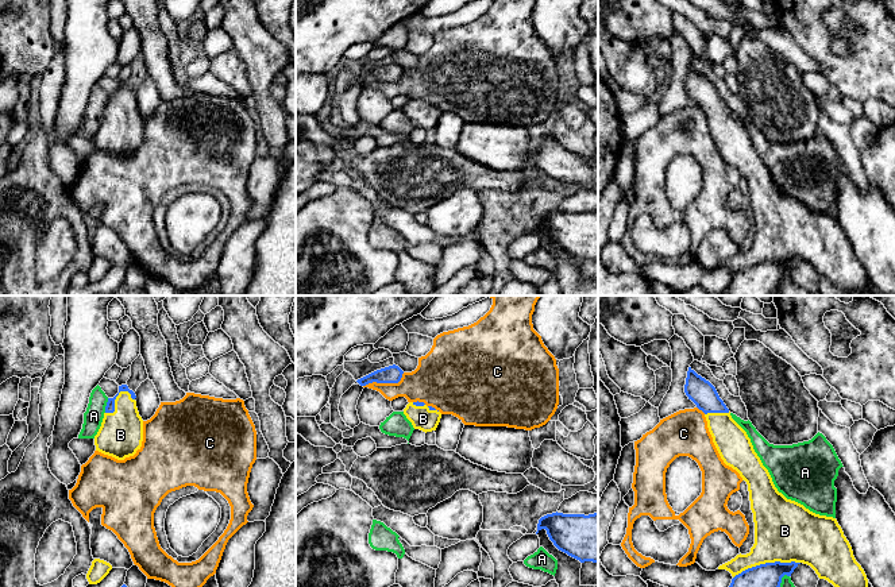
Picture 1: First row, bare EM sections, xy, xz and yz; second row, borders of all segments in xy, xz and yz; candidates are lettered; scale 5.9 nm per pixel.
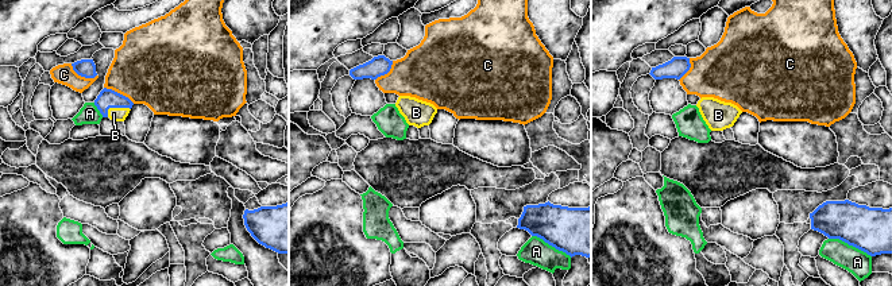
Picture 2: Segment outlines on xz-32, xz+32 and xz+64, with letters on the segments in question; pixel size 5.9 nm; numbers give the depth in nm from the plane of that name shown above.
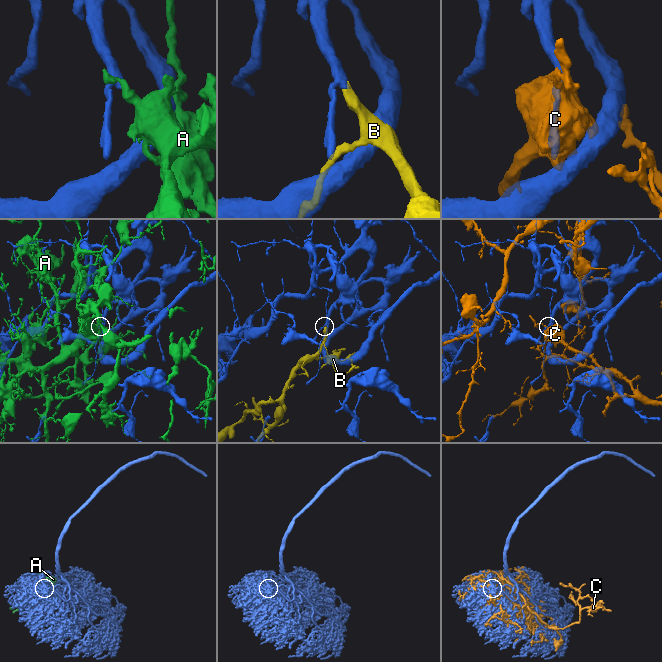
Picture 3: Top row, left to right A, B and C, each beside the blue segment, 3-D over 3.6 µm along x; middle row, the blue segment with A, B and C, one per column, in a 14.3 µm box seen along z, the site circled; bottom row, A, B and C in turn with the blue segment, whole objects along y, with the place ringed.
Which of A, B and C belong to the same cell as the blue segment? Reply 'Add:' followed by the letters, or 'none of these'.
Add: B

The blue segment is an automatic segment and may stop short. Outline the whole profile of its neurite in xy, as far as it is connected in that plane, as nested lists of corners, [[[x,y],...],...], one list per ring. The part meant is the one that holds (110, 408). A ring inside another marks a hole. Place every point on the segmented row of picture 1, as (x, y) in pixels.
[[[127,385],[119,386],[119,393],[108,398],[101,426],[94,436],[96,451],[124,460],[140,449],[143,420],[135,398],[135,393]]]

